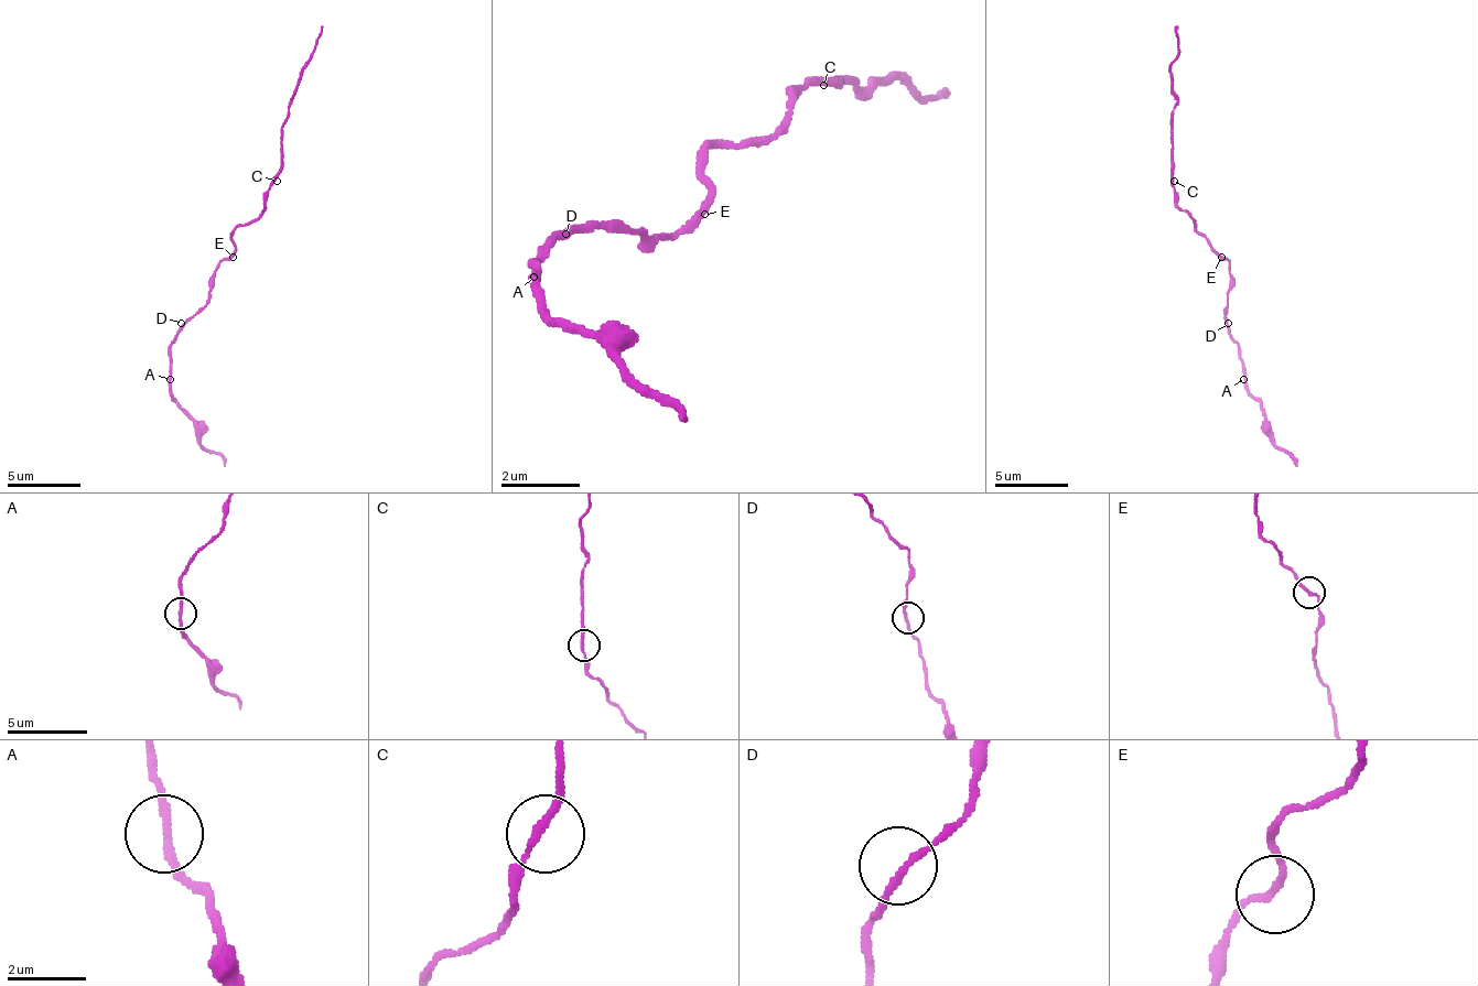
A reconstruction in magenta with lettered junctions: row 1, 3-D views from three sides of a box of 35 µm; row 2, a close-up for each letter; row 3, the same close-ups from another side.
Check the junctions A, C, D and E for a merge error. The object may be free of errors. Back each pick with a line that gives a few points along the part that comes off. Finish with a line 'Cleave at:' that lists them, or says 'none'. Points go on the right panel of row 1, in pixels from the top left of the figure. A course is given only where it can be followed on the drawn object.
A: (1243, 378), (1269, 436), (1297, 466)
Cleave at: A

